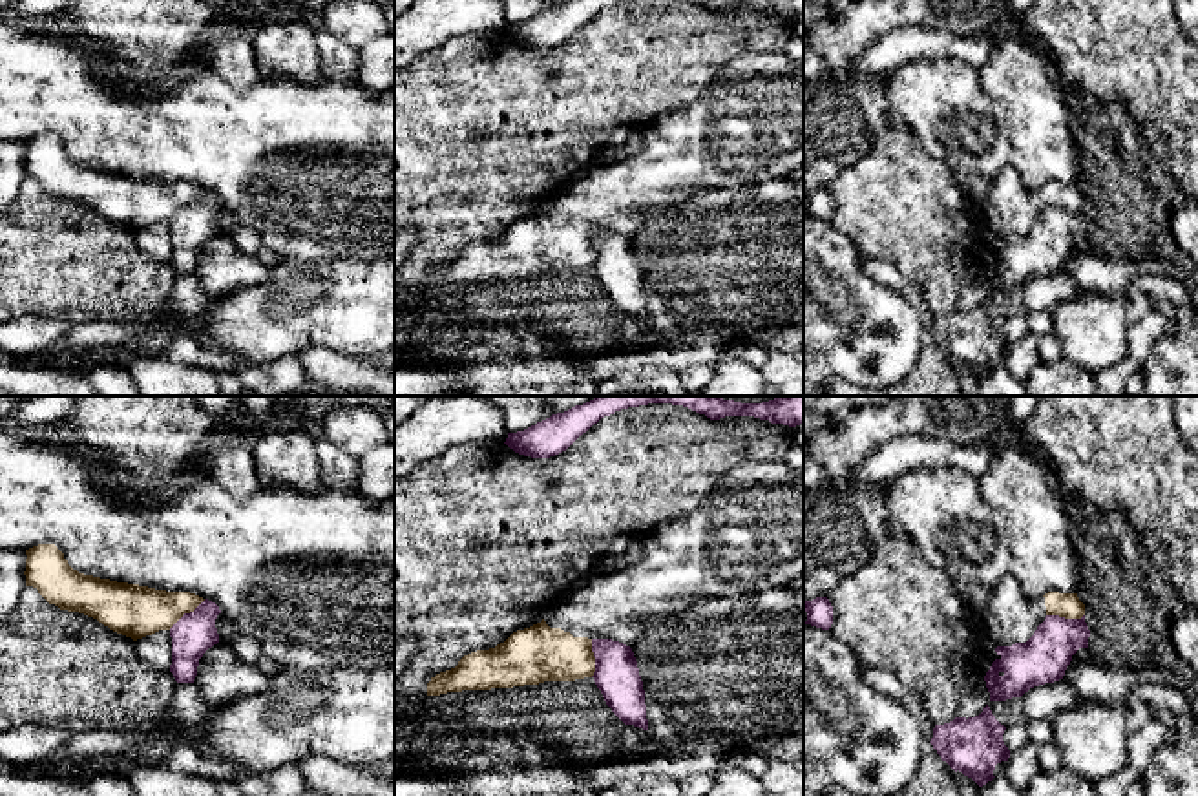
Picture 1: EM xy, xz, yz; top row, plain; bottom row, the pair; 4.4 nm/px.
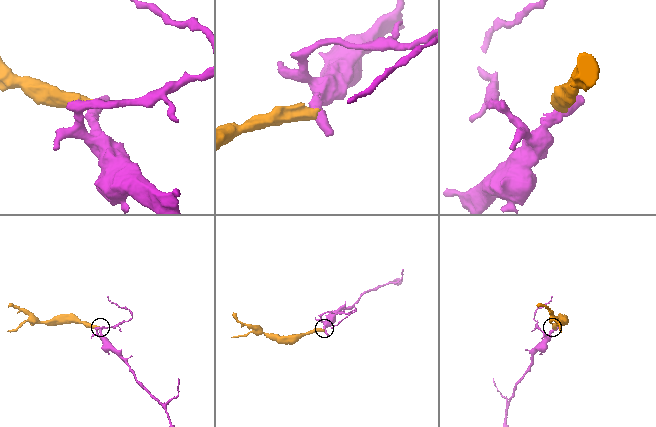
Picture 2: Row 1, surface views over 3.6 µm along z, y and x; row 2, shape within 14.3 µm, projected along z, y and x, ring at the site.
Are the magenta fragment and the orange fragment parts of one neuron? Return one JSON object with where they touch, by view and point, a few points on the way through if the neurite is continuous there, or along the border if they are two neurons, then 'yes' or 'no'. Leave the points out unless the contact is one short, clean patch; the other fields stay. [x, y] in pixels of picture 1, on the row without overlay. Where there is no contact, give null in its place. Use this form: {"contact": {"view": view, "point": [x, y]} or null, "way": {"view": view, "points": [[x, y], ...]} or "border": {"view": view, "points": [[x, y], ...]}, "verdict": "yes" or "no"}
{"contact": {"view": "xz", "point": [594, 247]}, "border": {"view": "xz", "points": [[590, 230], [594, 245], [592, 267]]}, "verdict": "no"}

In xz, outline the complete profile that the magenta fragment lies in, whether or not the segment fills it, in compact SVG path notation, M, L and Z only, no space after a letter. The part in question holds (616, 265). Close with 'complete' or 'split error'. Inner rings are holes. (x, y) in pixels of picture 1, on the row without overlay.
M592 230L594 272L606 296L625 314L648 321L645 281L630 237L612 230Z; complete

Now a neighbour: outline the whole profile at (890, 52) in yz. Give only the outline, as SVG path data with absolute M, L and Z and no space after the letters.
M898 27L869 44L851 66L851 77L884 80L908 62L919 58L959 58L981 69L990 57L997 33L959 37L942 29Z

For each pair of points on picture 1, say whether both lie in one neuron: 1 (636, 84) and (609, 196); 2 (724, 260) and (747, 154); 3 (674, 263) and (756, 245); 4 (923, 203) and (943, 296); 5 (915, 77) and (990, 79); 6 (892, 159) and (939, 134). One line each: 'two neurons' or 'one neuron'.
1: two neurons
2: two neurons
3: one neuron
4: one neuron
5: two neurons
6: two neurons

